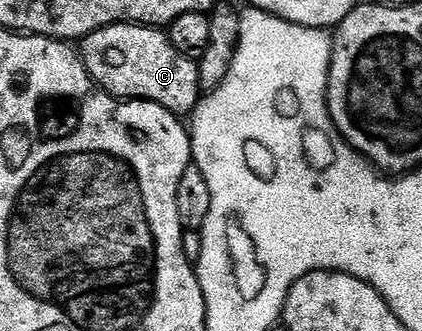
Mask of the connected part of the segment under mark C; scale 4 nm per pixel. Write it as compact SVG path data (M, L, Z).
M137 24L105 26L81 39L80 57L90 77L114 98L155 102L177 116L193 115L198 107L198 62L183 56L161 29Z

